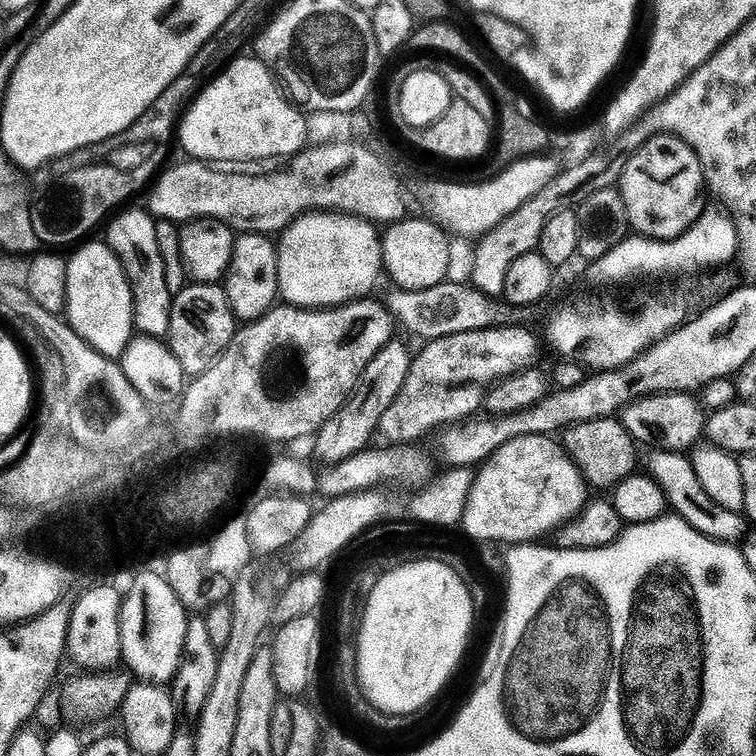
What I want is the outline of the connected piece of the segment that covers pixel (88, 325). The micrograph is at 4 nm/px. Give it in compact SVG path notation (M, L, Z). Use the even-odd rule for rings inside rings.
M85 243L79 249L81 252L68 260L66 319L94 350L98 350L103 356L120 358L134 339L136 301L132 299L132 287L120 259L107 243L92 243Z

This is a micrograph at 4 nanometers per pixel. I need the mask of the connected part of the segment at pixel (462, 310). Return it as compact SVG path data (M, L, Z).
M445 282L427 288L426 290L418 290L417 292L406 292L403 290L392 290L386 299L386 307L392 314L393 320L401 329L404 328L412 336L421 336L424 342L437 340L438 338L446 338L454 334L462 334L463 332L477 332L483 328L493 327L492 308L488 305L489 297L484 292L477 290L475 287L464 284L452 284L453 282Z

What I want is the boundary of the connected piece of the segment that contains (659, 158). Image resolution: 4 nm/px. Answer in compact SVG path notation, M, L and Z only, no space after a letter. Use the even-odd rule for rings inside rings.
M656 134L652 138L623 165L618 191L626 202L633 233L652 240L677 240L706 210L704 168L691 145L677 135Z

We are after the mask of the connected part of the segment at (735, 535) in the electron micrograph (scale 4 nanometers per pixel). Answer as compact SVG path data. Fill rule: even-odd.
M667 450L652 451L656 452L648 456L647 475L651 476L652 481L664 491L664 499L675 515L685 520L694 530L698 530L704 536L709 536L711 540L720 541L721 544L735 545L745 539L745 517L741 513L726 510L726 506L718 506L718 502L714 502L714 498L706 494L702 482L698 482L698 474L694 474L691 459L685 453Z

